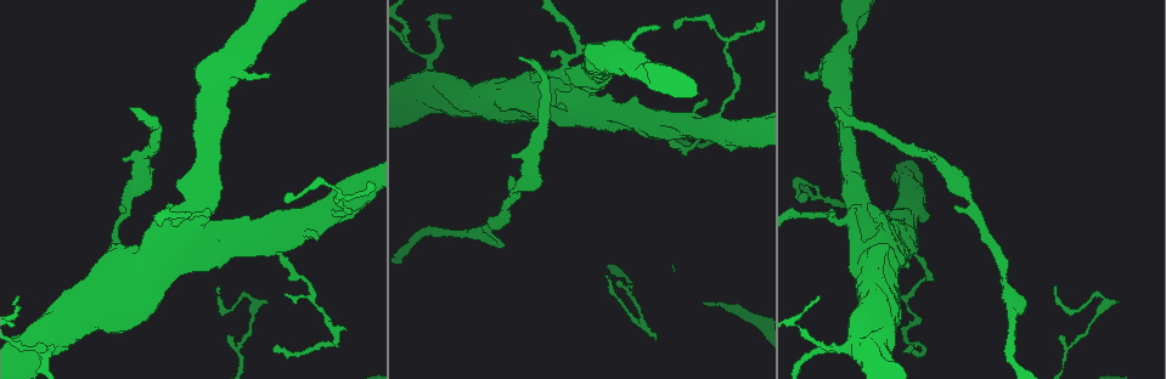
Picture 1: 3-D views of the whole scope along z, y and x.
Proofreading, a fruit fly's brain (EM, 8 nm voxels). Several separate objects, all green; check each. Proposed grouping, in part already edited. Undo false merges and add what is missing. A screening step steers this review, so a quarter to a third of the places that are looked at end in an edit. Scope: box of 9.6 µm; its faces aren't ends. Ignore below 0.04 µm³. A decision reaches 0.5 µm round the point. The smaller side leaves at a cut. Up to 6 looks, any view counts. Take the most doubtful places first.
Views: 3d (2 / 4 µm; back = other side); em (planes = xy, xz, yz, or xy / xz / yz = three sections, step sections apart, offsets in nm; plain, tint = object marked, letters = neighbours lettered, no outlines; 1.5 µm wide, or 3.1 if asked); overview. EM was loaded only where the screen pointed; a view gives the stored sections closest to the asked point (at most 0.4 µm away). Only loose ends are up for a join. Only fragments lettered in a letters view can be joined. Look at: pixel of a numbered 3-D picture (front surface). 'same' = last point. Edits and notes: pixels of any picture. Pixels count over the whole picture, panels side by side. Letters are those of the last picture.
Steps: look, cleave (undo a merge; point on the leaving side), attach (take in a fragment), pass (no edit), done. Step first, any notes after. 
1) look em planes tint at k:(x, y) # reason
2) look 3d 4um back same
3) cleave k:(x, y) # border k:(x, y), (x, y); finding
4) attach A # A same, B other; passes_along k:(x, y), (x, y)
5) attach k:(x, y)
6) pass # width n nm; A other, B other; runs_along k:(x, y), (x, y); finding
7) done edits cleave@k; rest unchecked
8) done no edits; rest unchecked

look 3d 4um at 1:(520, 59) # long arm stops here

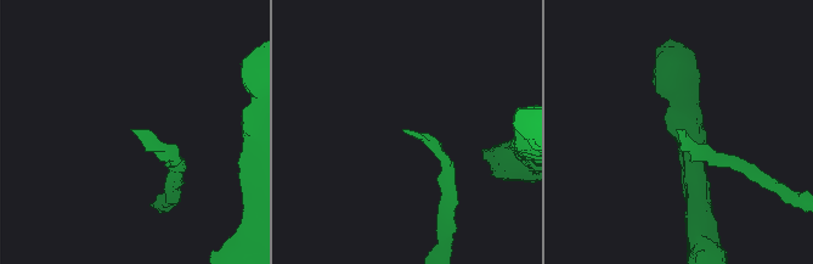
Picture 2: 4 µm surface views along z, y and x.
look em planes letters at 2:(133, 129) # shape alone is not enough

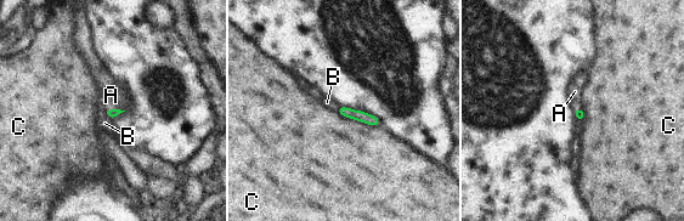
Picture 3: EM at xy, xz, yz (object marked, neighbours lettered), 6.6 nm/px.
attach A # A same, B other, C other; it goes on there

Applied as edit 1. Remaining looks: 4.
look em planes letters at 1:(405, 39) # thin end

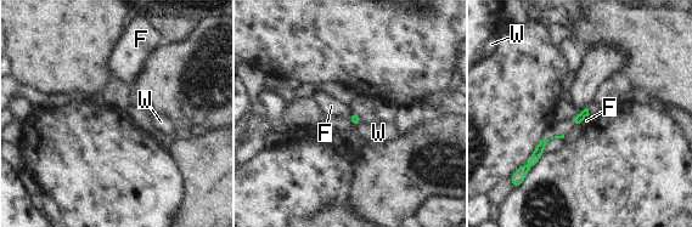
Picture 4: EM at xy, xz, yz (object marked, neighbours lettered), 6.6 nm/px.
pass # F other, W other; none of them fits

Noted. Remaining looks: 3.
look em 3.1um planes tint at 1:(888, 211) # three arms meet

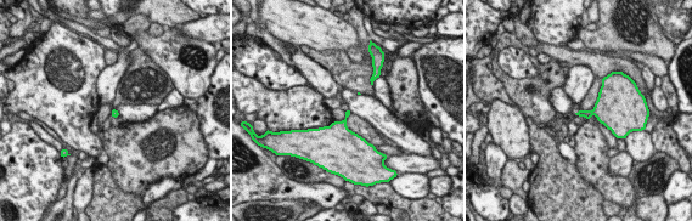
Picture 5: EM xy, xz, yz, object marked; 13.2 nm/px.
look em 3.1um planes letters same # what lies round it

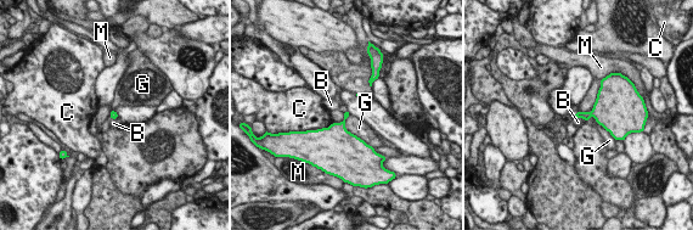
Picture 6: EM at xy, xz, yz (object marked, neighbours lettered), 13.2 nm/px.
pass # B other, C other, G other, M other; border 6:(349, 114), (345, 128), (373, 147); all the same cell

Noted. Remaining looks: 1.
done edits attach@3; rest unchecked

